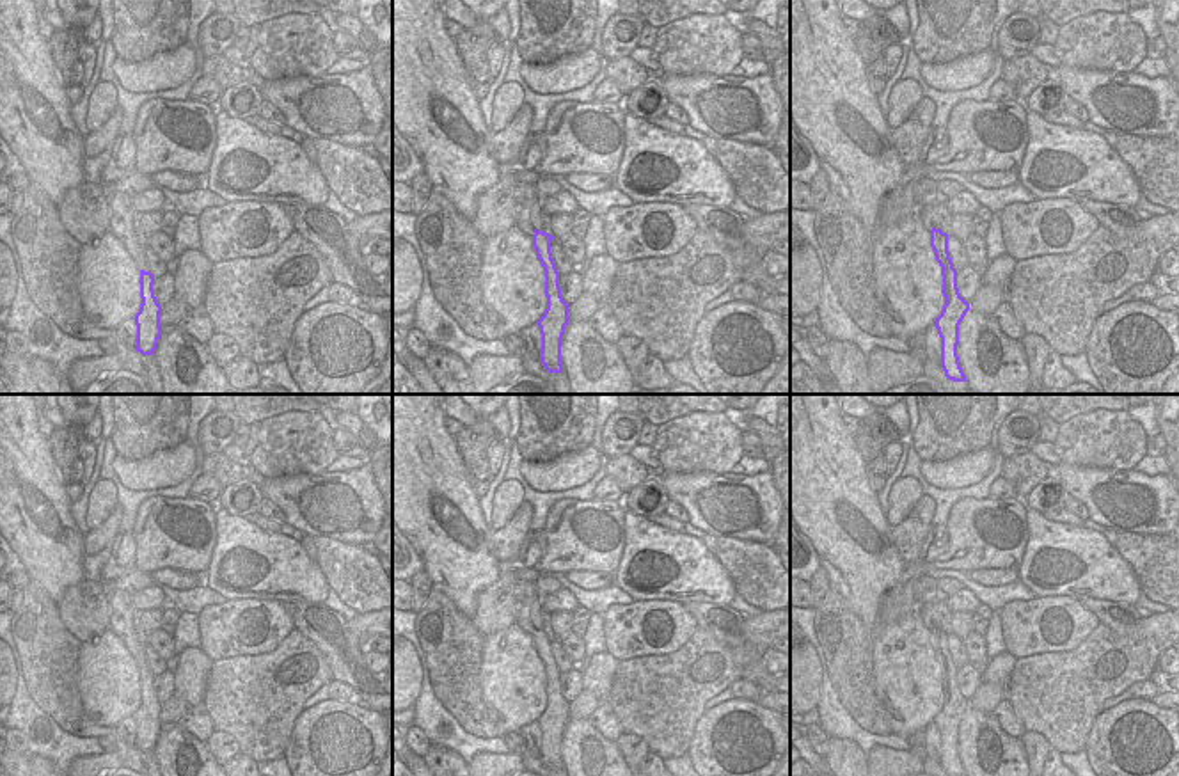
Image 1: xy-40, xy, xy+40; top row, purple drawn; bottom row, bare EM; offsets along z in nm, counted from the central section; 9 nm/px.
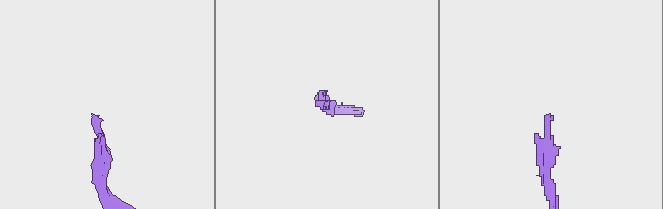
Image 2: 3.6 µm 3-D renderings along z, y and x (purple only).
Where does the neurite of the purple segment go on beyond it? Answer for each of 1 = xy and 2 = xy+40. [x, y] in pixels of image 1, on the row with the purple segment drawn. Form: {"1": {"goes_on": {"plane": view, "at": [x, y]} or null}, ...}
{"1": {"goes_on": {"plane": "xy", "at": [524, 212]}}, "2": {"goes_on": {"plane": "xy+40", "at": [924, 212]}}}

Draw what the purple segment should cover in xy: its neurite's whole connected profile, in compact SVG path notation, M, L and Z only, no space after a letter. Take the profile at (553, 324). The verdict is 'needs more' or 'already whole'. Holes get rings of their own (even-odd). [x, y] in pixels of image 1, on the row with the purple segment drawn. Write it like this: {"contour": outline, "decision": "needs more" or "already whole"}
{"contour": "M517 204L515 226L533 240L533 247L545 272L547 309L536 321L542 334L540 360L549 373L563 373L561 339L568 325L568 304L561 297L559 272L552 259L552 234L536 231L533 224L533 204Z", "decision": "needs more"}

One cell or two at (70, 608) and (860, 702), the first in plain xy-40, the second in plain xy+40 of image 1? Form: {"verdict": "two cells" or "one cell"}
{"verdict": "two cells"}

